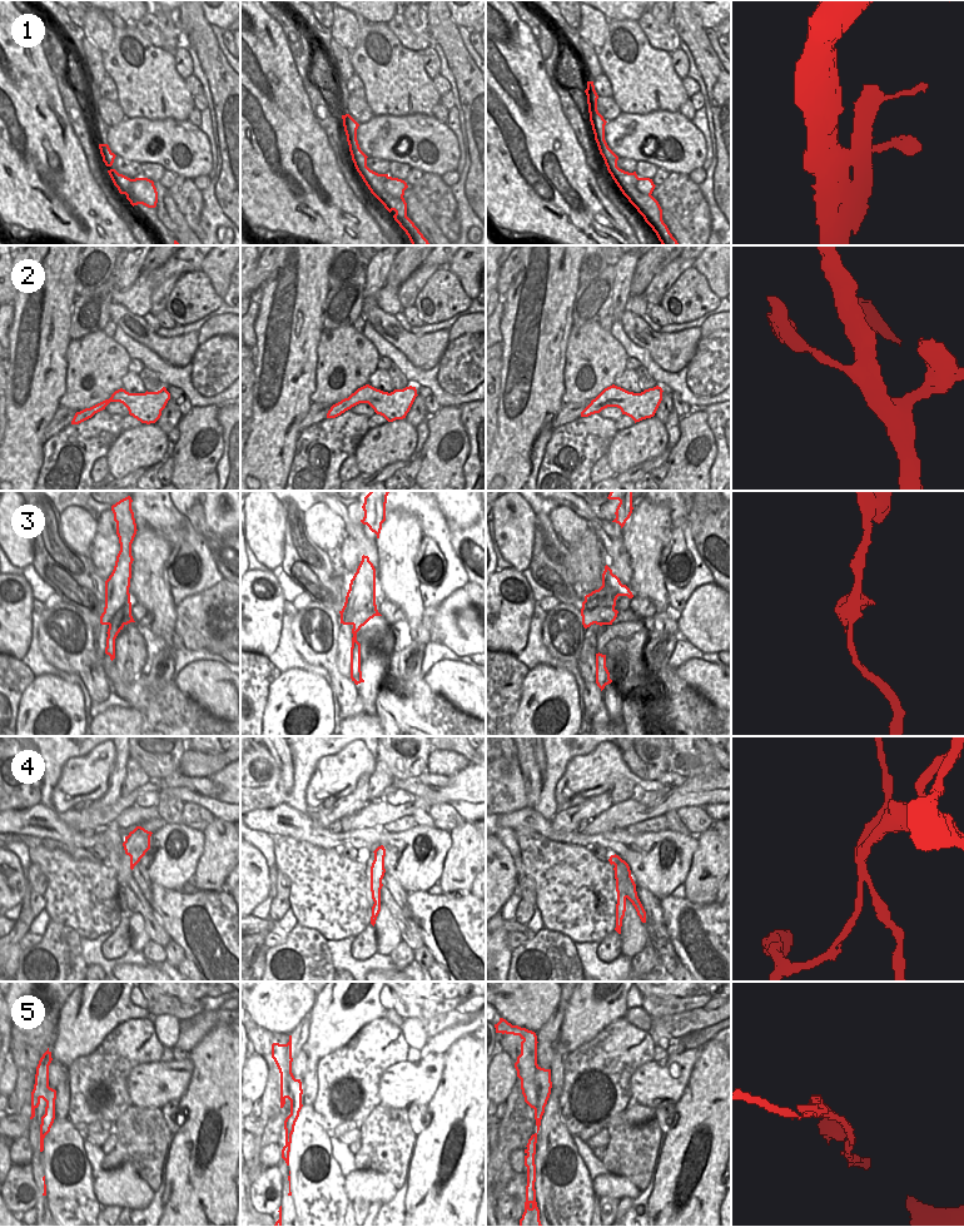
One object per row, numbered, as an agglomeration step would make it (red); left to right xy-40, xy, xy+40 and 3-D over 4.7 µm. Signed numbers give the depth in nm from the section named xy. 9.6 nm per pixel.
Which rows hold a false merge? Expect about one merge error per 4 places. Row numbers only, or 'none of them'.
1, 3, 4, 5

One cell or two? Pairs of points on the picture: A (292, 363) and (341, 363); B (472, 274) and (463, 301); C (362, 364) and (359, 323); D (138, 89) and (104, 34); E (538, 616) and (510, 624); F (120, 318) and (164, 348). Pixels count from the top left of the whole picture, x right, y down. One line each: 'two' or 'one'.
A: two
B: two
C: two
D: two
E: two
F: one

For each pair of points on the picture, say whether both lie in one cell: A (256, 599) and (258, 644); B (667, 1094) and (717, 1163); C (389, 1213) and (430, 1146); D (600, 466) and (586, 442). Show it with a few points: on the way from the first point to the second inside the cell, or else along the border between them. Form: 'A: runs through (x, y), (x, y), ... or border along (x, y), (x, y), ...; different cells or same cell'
A: runs through (256, 610), (256, 629), (258, 632); same cell
B: border along (689, 1077), (685, 1091), (675, 1104); different cells
C: border along (416, 1151), (412, 1158), (411, 1183), (403, 1208); different cells
D: border along (605, 453), (592, 466), (590, 477); different cells

